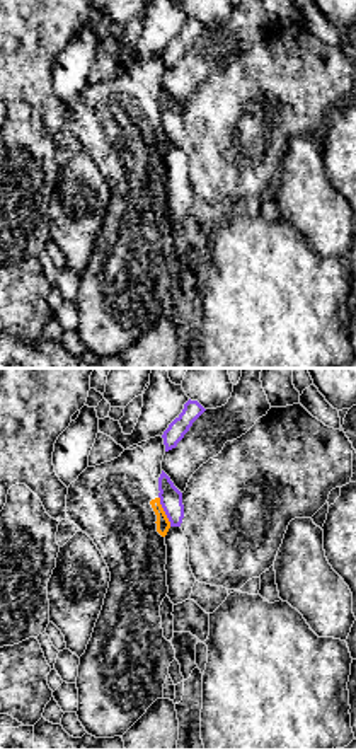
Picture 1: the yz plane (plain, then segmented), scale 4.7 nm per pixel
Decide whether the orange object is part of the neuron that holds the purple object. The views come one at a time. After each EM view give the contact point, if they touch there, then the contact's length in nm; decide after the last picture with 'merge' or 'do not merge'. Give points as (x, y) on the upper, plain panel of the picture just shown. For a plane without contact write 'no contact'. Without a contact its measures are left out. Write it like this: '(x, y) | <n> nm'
(164, 128) | 160 nm

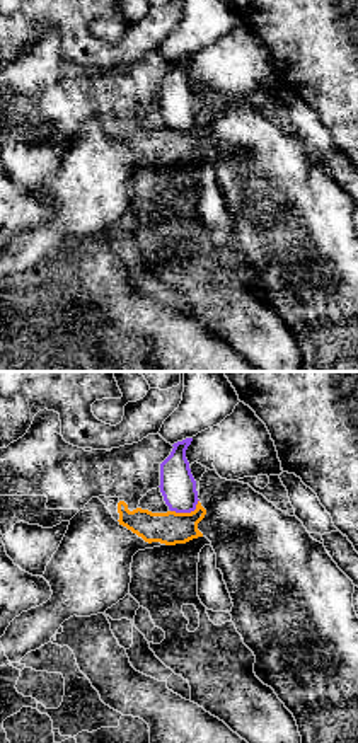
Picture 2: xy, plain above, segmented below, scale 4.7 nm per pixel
(186, 130) | 150 nm

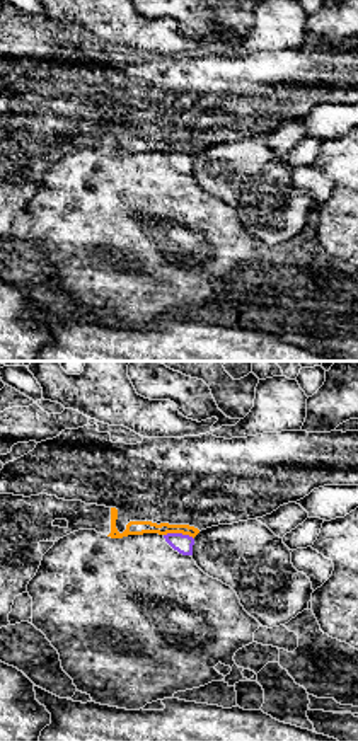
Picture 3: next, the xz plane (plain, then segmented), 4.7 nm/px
(179, 152) | 150 nm

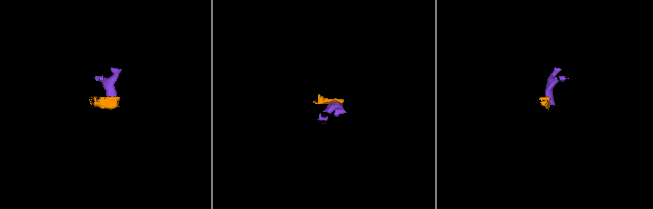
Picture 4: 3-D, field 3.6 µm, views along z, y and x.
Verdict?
do not merge

